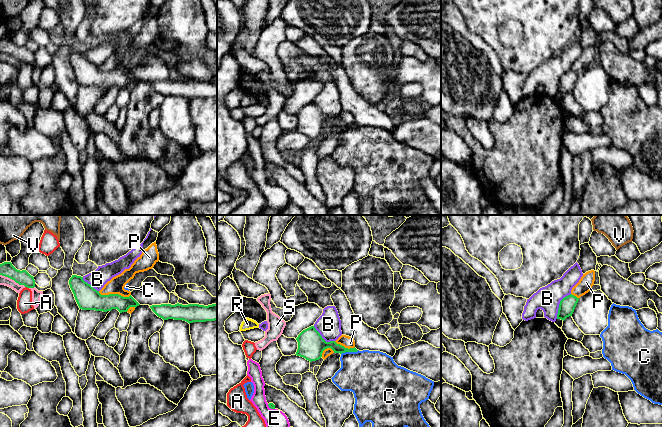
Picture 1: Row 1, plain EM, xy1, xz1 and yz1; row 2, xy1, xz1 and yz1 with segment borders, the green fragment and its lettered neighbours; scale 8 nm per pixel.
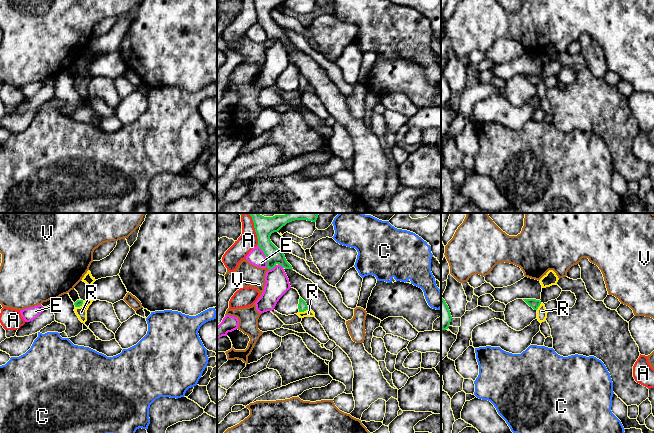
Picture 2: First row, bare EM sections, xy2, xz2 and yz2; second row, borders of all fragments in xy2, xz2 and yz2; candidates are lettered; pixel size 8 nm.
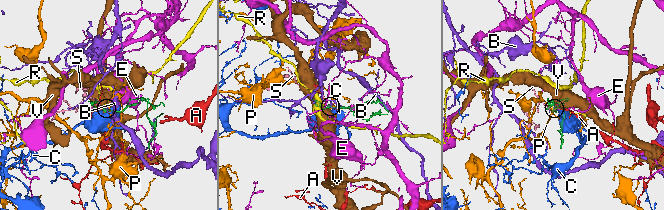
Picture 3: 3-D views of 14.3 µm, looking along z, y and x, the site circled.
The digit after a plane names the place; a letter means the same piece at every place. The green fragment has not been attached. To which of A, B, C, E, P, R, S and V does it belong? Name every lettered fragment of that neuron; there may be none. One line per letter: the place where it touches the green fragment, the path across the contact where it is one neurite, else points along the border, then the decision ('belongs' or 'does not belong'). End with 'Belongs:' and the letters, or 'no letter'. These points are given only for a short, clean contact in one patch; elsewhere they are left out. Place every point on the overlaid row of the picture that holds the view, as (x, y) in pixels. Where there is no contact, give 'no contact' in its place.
A: contact xz2 (255, 229); border xz2 (247, 213), (253, 223), (257, 245); does not belong
B: contact yz1 (559, 305); does not belong
C: contact xz1 (349, 351); border xz1 (358, 350), (341, 354); does not belong
E: contact xz2 (265, 255); does not belong
P: contact xy1 (114, 294); border xy1 (98, 291), (101, 294), (130, 295); does not belong
R: contact xz2 (303, 311); does not belong
S: contact xy1 (13, 279); border xy1 (0, 274), (25, 286); does not belong
V: contact xz2 (268, 268); border xz2 (266, 267), (269, 269); does not belong
Belongs: no letter

